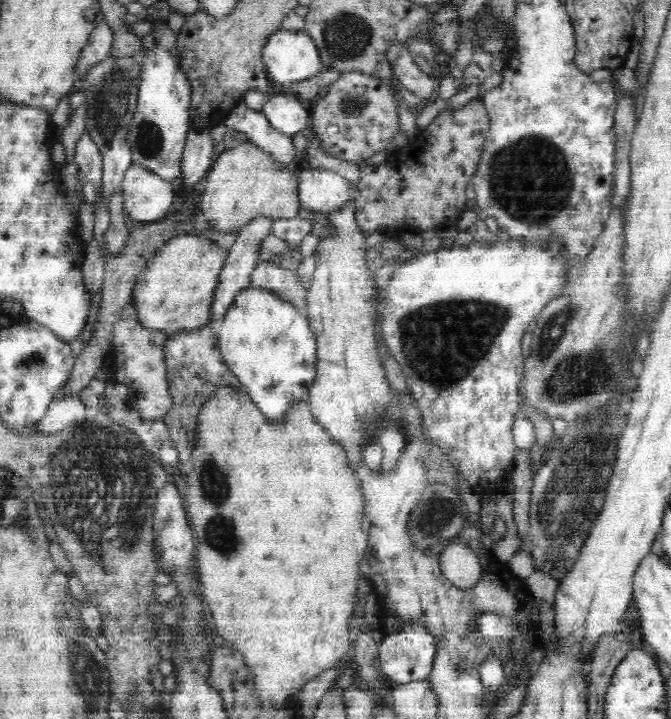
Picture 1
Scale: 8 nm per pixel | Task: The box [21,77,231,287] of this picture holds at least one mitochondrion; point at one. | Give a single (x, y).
(149, 139)

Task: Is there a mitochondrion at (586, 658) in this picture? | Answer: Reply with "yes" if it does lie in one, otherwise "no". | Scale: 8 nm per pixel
no

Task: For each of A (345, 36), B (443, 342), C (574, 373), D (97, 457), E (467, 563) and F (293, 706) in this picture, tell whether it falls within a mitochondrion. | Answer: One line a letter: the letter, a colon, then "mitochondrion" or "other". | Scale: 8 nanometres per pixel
A: mitochondrion
B: mitochondrion
C: mitochondrion
D: mitochondrion
E: other
F: other

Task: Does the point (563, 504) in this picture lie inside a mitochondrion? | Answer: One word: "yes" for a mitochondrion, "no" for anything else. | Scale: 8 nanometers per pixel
yes

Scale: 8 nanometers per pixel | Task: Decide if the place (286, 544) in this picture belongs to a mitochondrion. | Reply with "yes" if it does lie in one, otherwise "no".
no

